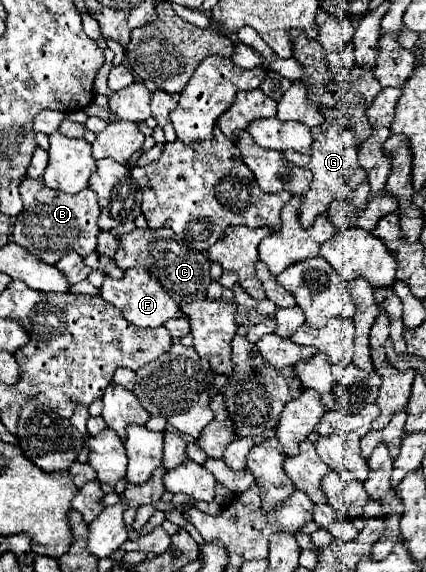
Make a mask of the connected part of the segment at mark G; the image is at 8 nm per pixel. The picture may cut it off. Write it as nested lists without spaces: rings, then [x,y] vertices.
[[[329,130],[321,142],[313,142],[311,154],[283,152],[283,156],[287,158],[287,162],[301,166],[301,168],[307,168],[313,174],[311,184],[309,184],[309,192],[303,194],[301,208],[297,210],[297,216],[299,216],[299,222],[303,228],[309,228],[319,214],[325,214],[327,206],[333,200],[347,198],[359,184],[363,184],[367,180],[365,170],[361,170],[359,162],[357,162],[357,144],[355,144],[351,130],[339,130],[339,132]]]

